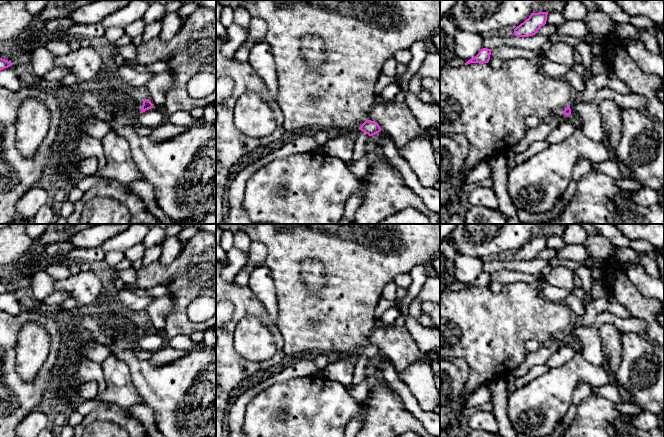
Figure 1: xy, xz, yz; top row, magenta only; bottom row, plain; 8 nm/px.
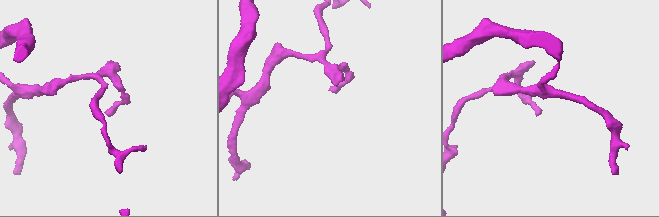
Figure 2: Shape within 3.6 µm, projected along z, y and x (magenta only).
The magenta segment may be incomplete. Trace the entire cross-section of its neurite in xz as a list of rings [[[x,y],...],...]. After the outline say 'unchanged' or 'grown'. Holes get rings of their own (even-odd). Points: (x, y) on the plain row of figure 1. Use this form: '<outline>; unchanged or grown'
[[[366,344],[361,351],[354,357],[355,366],[353,371],[352,384],[359,384],[363,381],[370,379],[366,373],[365,369],[369,366],[370,362],[379,357],[381,352],[379,348],[375,345]]]; grown

